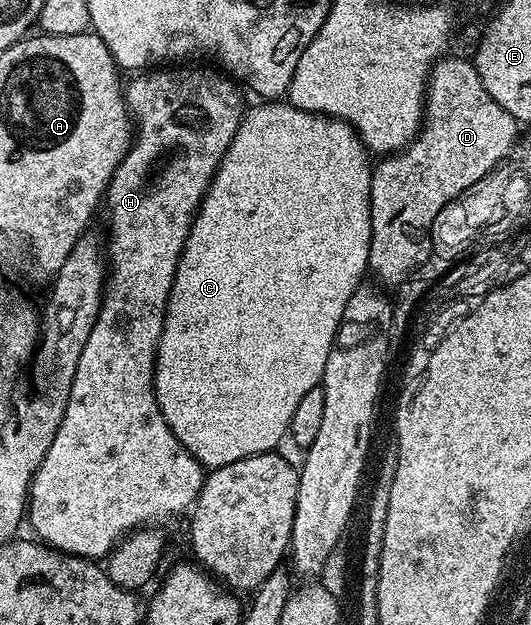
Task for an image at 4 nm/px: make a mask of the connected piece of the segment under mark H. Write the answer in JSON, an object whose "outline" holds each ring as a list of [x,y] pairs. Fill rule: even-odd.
{"outline":[[[182,65],[177,69],[150,69],[145,73],[131,74],[130,80],[128,78],[125,80],[126,106],[130,108],[133,118],[136,120],[136,134],[126,151],[126,156],[114,170],[114,175],[106,187],[104,196],[104,211],[106,207],[106,219],[110,222],[110,247],[108,243],[108,278],[106,289],[102,293],[102,308],[96,317],[96,325],[92,325],[92,333],[88,333],[88,341],[84,344],[84,353],[80,353],[80,361],[76,365],[76,377],[72,381],[70,400],[64,409],[64,417],[56,429],[52,445],[48,445],[48,453],[44,457],[44,461],[40,461],[34,479],[30,483],[28,527],[30,523],[31,529],[35,531],[33,534],[46,546],[54,547],[58,551],[66,551],[70,555],[78,555],[81,559],[105,560],[110,552],[131,532],[139,528],[158,525],[161,519],[166,519],[169,515],[178,515],[181,511],[183,513],[189,512],[193,508],[194,502],[198,500],[198,494],[202,488],[204,478],[202,464],[196,461],[196,457],[192,457],[192,453],[188,453],[188,449],[184,445],[180,445],[180,441],[176,441],[176,437],[170,432],[160,413],[160,405],[156,401],[156,393],[154,392],[154,358],[158,352],[158,342],[164,325],[172,281],[176,275],[176,265],[182,256],[194,215],[206,195],[206,190],[210,188],[210,182],[218,168],[218,162],[228,149],[232,137],[236,137],[236,129],[242,124],[244,106],[242,107],[242,95],[237,91],[239,88],[233,78],[227,77],[217,70],[214,70],[215,72],[205,71],[202,68],[205,66],[202,65],[194,65],[198,67],[186,66],[190,65]]]}

